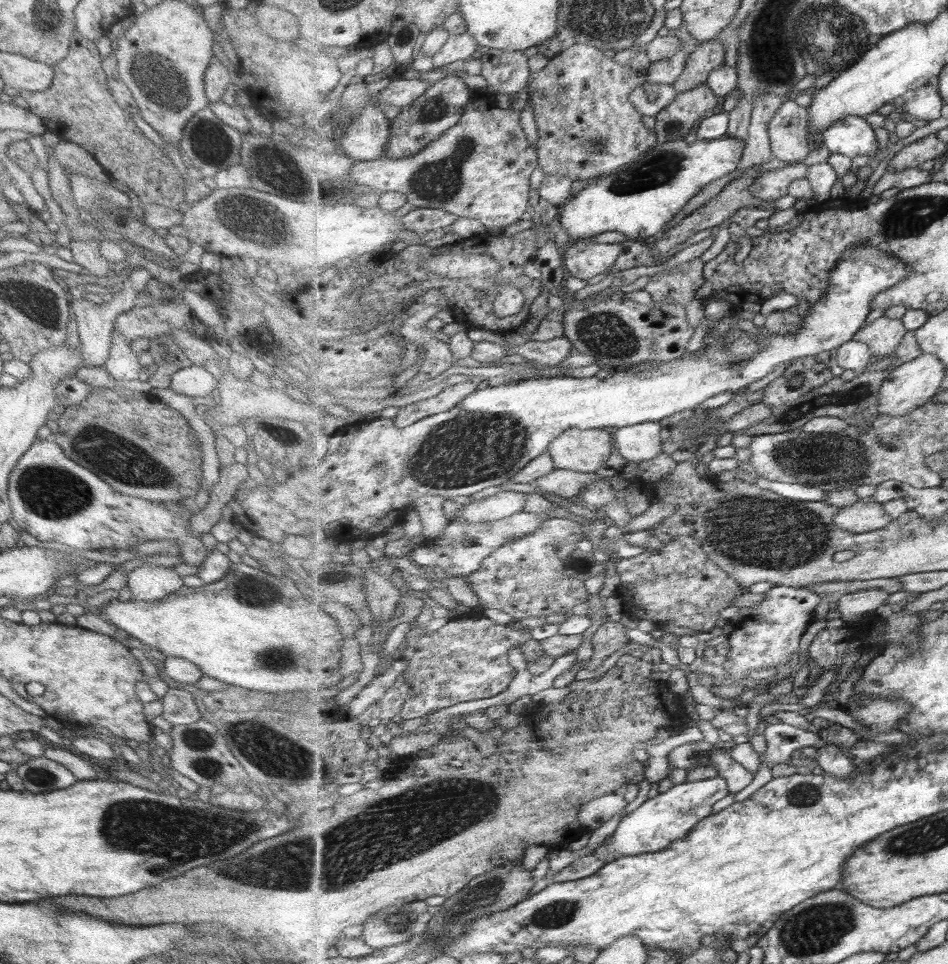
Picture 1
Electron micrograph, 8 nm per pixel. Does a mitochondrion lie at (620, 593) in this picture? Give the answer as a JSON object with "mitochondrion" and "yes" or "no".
{"mitochondrion":"no"}

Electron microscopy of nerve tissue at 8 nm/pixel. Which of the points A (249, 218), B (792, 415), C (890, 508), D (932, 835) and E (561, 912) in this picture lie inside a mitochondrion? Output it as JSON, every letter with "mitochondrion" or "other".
{"A":"mitochondrion","B":"mitochondrion","C":"other","D":"mitochondrion","E":"mitochondrion"}

